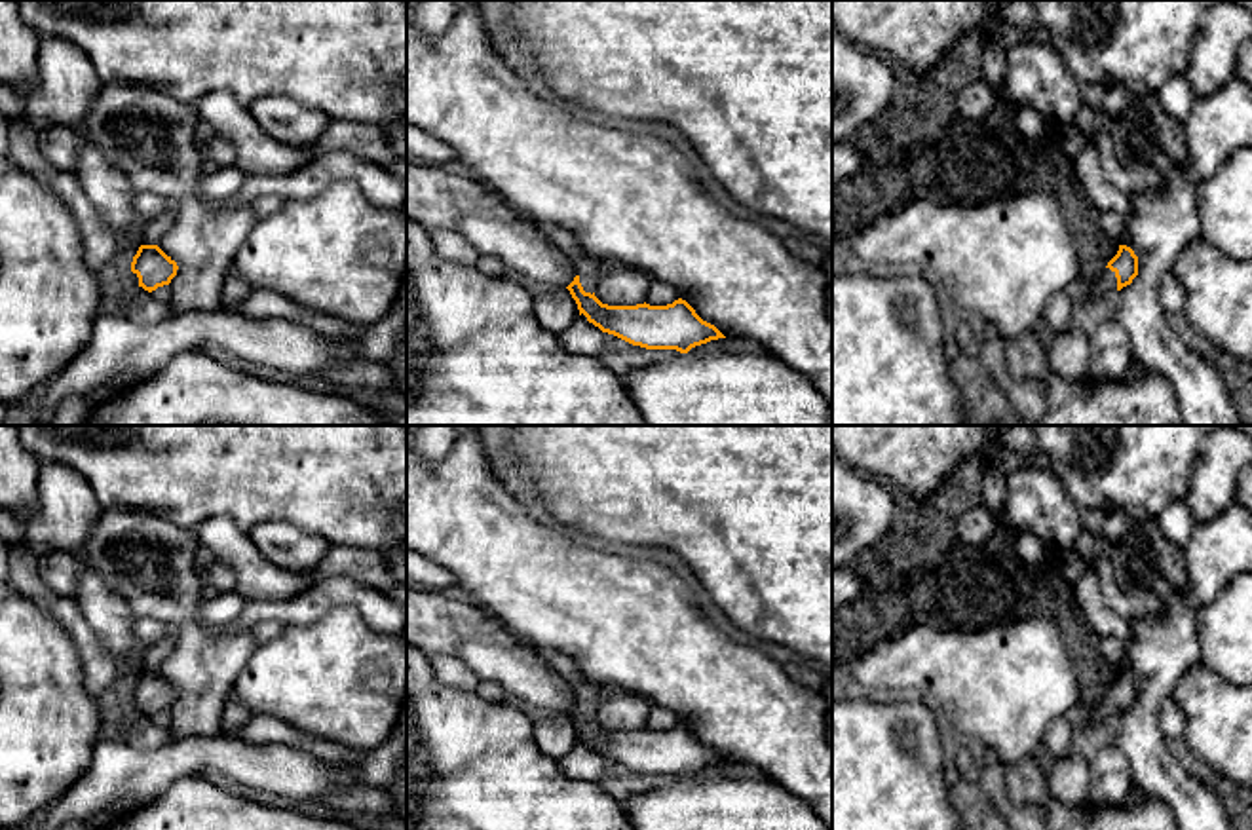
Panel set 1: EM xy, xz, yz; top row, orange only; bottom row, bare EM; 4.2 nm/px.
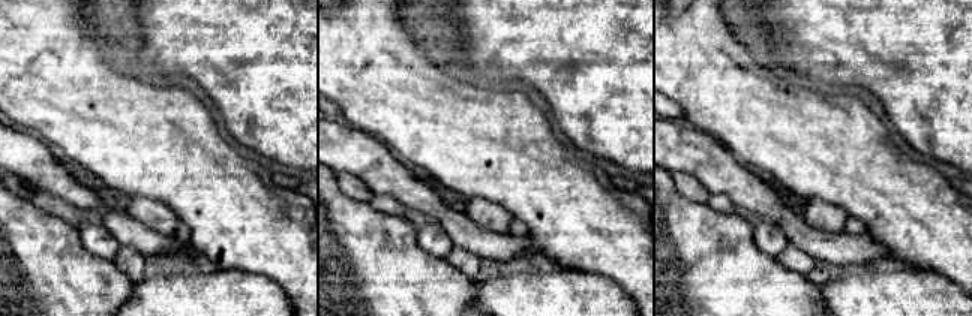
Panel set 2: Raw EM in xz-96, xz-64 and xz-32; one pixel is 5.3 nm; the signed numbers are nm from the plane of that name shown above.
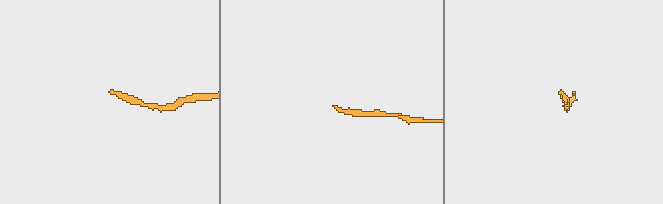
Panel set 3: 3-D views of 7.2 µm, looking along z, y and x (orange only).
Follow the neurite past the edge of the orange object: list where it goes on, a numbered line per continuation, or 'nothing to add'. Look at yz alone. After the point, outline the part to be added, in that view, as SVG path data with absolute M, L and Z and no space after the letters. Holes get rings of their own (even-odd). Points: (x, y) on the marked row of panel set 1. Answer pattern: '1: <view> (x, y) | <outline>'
1: yz (1106, 283) | M1104 268L1102 274L1089 283L1091 285L1091 294L1094 296L1115 296L1117 292L1117 277L1115 272L1111 272L1110 268Z

